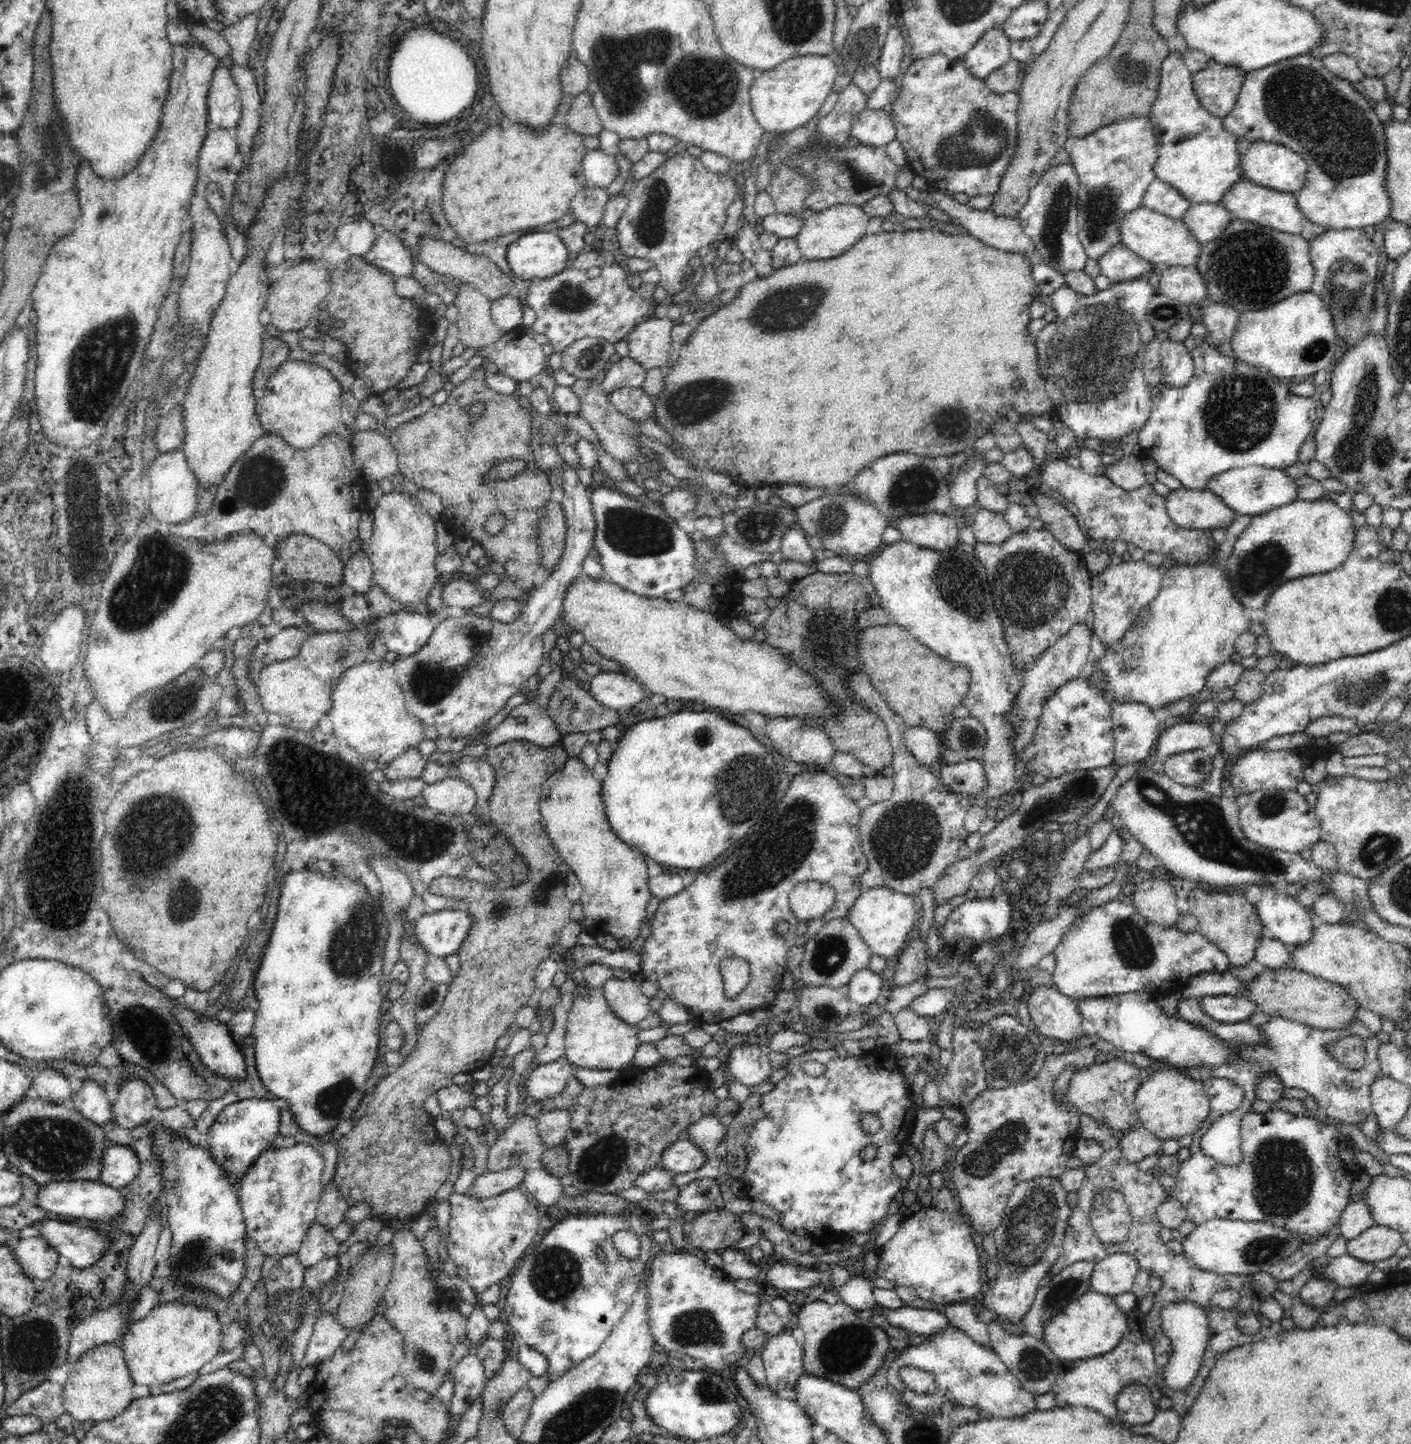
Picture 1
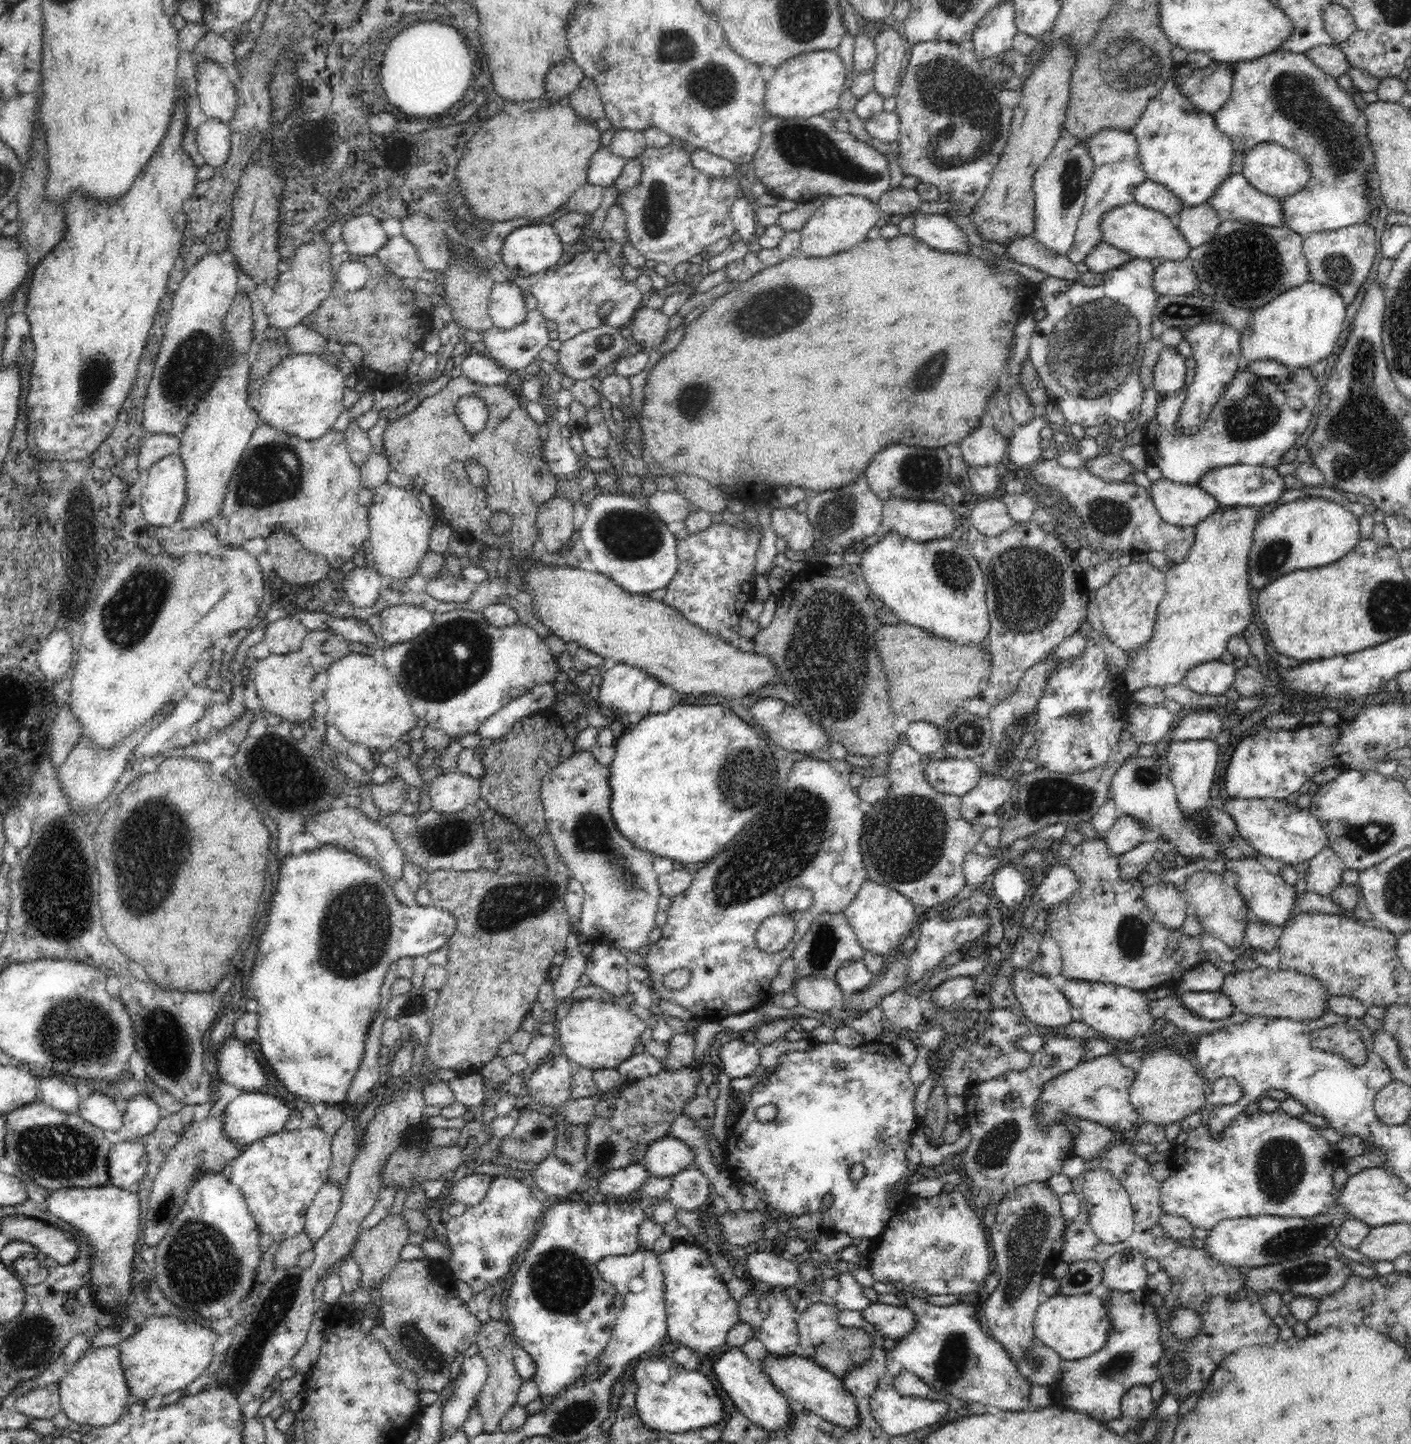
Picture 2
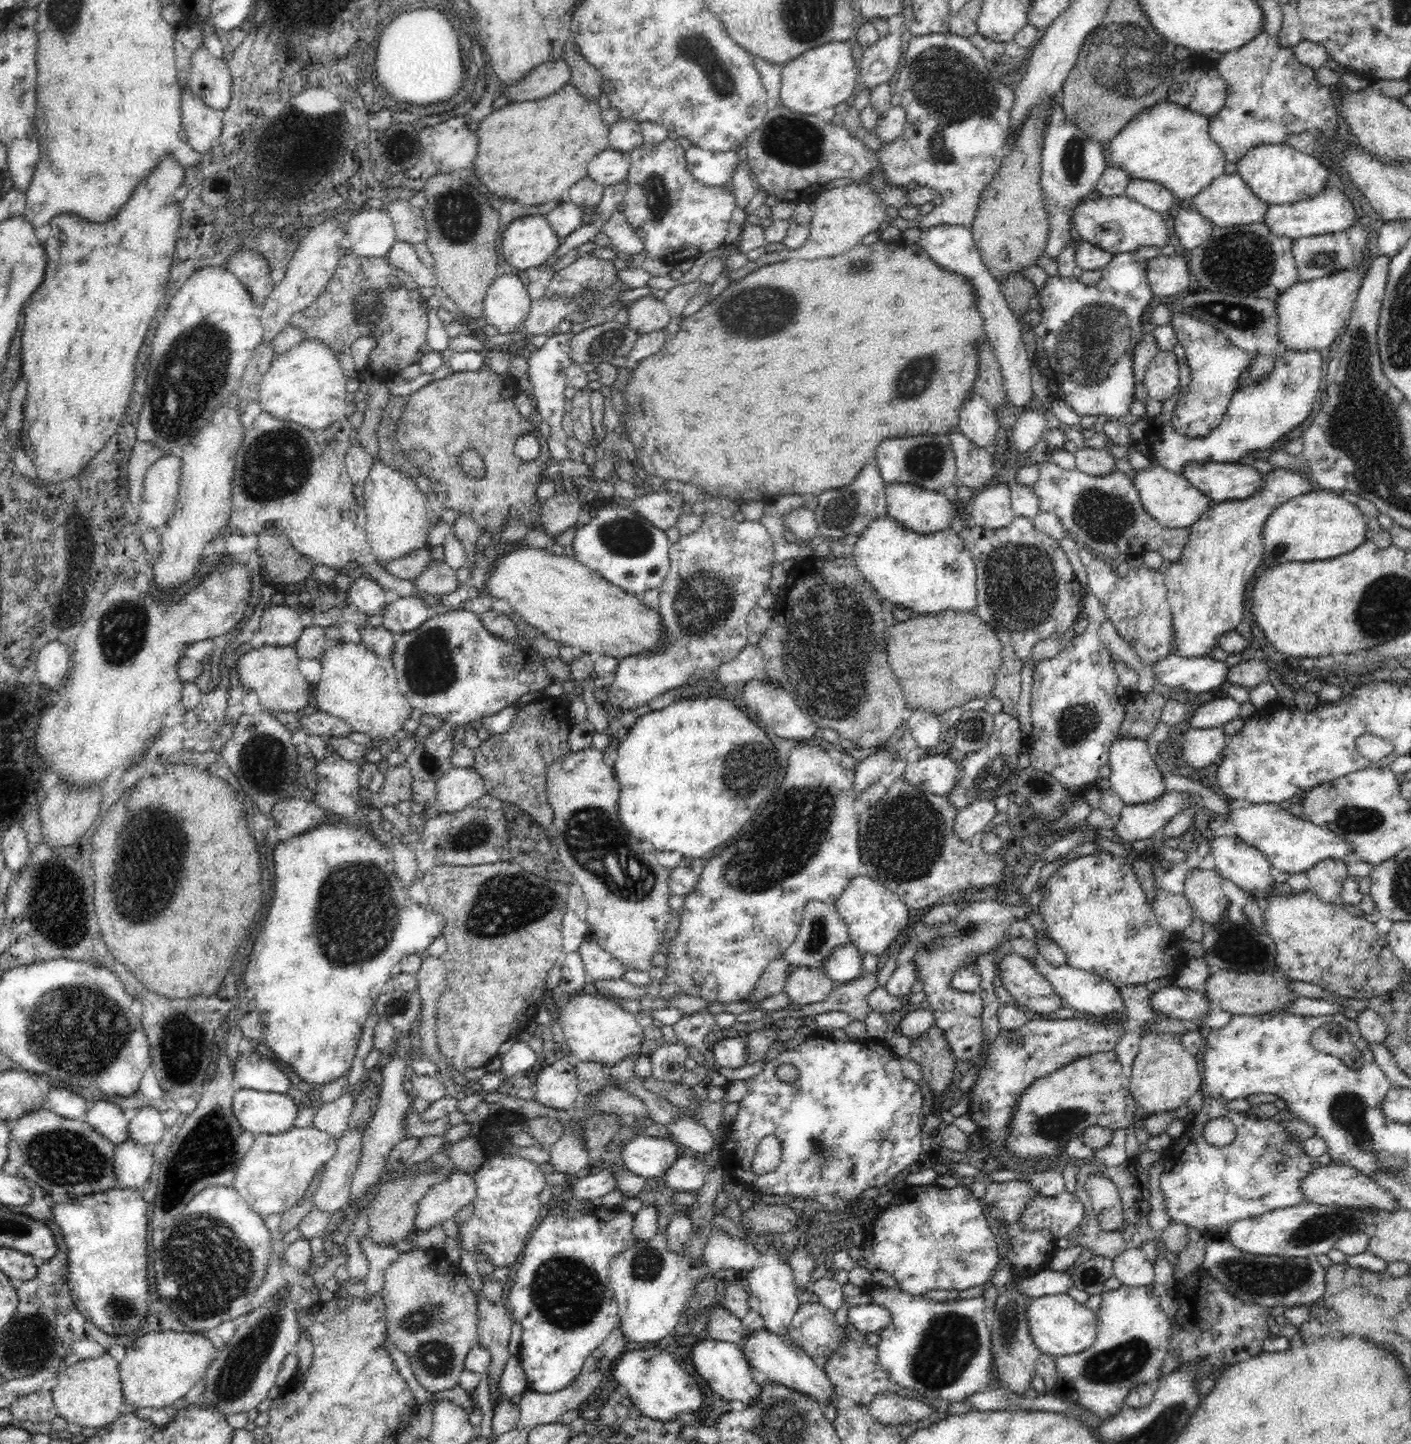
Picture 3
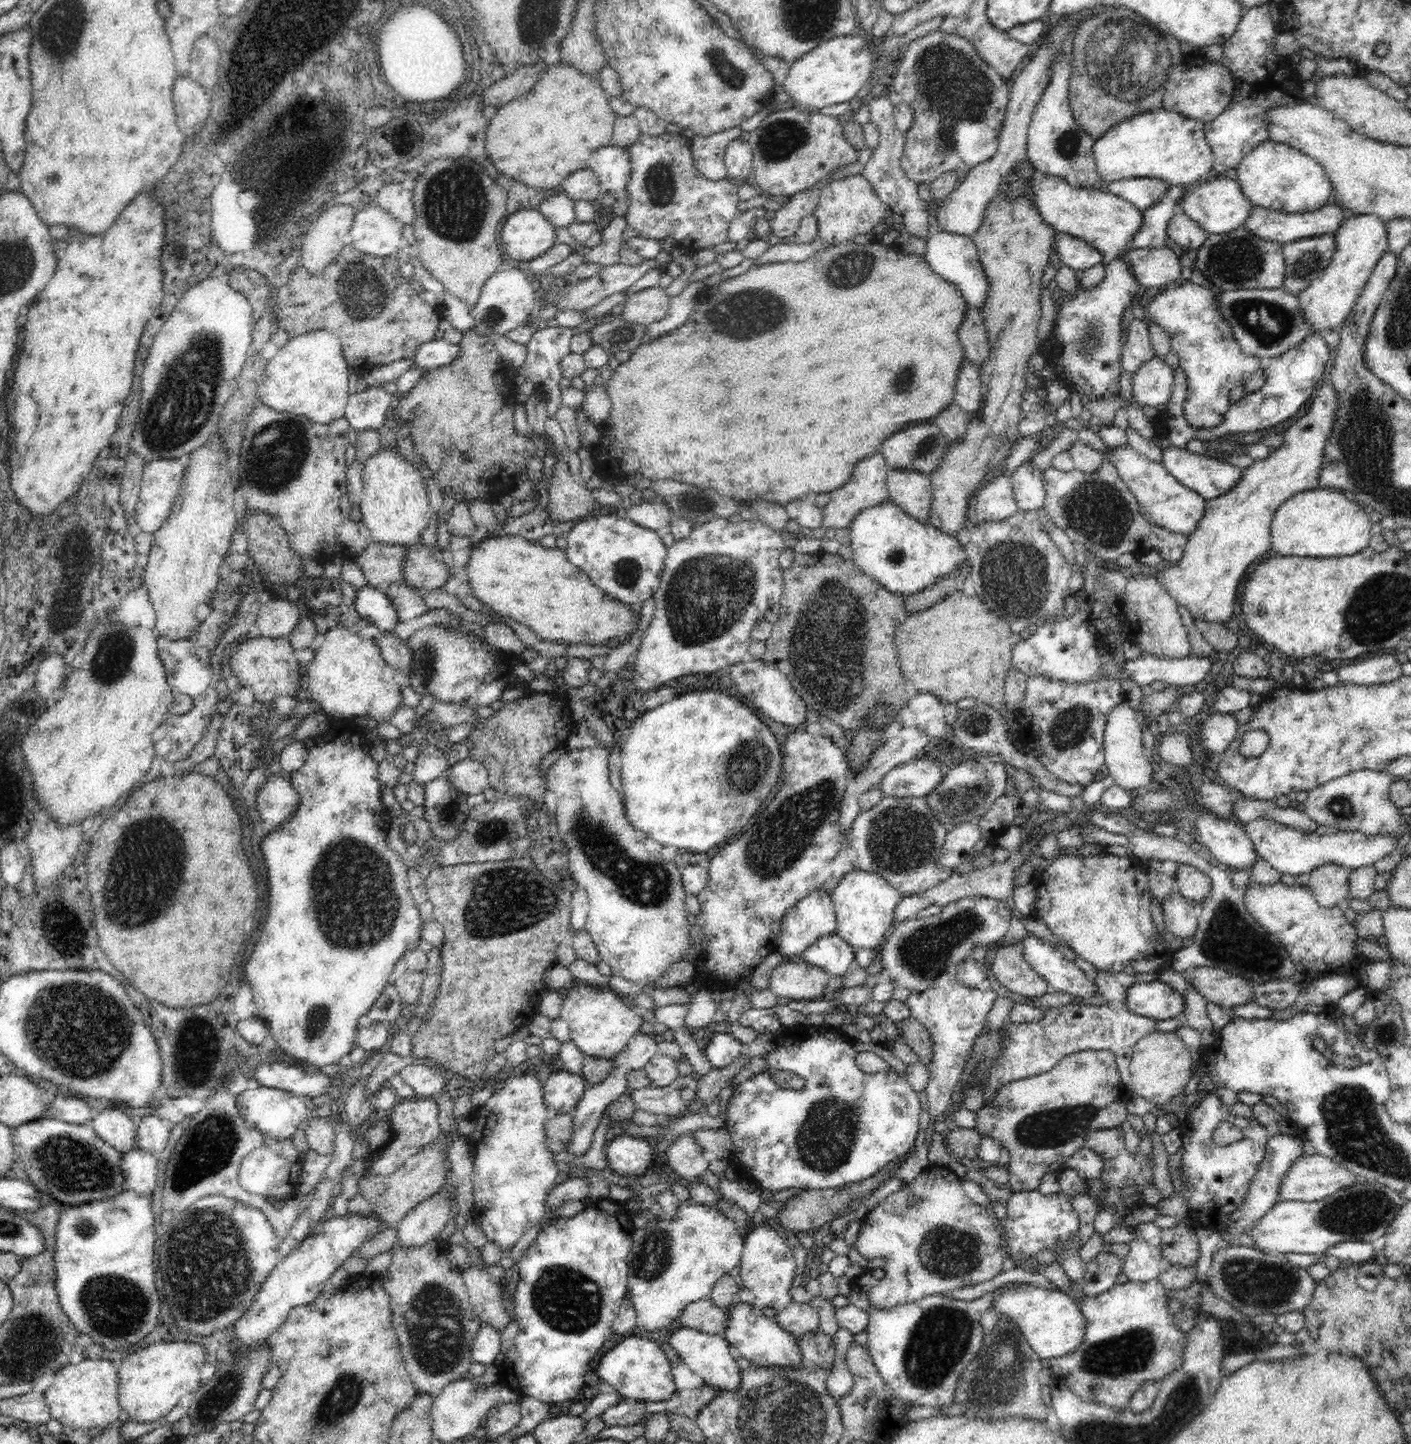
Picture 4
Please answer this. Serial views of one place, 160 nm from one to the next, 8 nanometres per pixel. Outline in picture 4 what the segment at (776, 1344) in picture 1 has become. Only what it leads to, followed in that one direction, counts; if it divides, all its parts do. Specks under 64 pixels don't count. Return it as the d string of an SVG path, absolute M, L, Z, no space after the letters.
M766 1222L752 1227L744 1239L744 1252L740 1260L741 1287L749 1288L755 1296L754 1307L759 1310L764 1307L776 1308L780 1312L792 1303L792 1279L796 1270L796 1262L790 1243Z

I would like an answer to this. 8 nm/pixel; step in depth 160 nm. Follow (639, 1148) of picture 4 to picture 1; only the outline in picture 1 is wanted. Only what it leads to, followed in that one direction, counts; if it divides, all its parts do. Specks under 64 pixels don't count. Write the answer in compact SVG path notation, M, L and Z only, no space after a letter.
M682 1137L669 1144L664 1150L660 1166L675 1174L694 1172L708 1159L706 1156L709 1154L692 1144L690 1139Z

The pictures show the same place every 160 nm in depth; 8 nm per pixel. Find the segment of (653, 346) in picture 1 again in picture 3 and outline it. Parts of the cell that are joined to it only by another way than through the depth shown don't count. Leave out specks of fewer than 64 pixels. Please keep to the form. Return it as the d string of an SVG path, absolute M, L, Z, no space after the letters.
M650 294L635 300L627 313L629 327L639 335L665 329L672 320L663 300Z

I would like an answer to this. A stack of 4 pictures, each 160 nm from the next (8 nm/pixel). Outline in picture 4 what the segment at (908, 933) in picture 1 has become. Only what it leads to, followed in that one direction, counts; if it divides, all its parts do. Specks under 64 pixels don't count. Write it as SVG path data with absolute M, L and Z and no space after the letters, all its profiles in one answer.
M859 868L848 872L832 889L831 899L836 915L837 935L855 949L876 950L886 940L894 927L894 909L903 897L888 881L876 874Z

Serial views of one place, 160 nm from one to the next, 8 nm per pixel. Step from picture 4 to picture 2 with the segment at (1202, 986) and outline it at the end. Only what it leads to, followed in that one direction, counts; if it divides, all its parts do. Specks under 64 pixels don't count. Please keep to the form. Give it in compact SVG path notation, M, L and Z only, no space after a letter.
M1264 966L1256 970L1228 974L1219 991L1230 999L1235 1011L1252 1016L1288 1017L1295 1021L1314 1021L1328 1012L1328 991L1316 978L1292 970L1272 972Z

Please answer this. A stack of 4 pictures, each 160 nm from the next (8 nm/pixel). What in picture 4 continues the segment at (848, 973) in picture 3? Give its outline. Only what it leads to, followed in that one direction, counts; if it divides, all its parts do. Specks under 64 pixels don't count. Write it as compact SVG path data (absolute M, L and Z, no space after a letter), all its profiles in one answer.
M837 933L821 936L800 957L810 965L822 968L831 977L844 977L854 968L855 948Z

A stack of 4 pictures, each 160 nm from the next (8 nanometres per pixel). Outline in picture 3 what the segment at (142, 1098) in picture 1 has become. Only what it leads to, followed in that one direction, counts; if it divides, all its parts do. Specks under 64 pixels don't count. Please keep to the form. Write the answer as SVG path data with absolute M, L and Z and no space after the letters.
M145 1107L139 1109L129 1121L128 1134L134 1142L151 1148L162 1138L164 1128L160 1112Z

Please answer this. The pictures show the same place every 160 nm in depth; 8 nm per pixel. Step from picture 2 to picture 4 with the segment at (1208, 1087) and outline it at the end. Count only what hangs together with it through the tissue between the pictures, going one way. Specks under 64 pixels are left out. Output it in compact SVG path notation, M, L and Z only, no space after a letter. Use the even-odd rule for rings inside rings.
M1212 1093L1200 1100L1200 1104L1187 1115L1181 1125L1184 1148L1181 1164L1188 1176L1186 1179L1188 1184L1184 1182L1181 1192L1189 1202L1188 1218L1191 1218L1197 1226L1222 1232L1231 1212L1234 1212L1246 1198L1249 1186L1266 1154L1271 1129L1253 1119L1235 1116L1230 1106L1224 1105ZM1220 1122L1231 1122L1241 1128L1243 1137L1228 1146L1218 1146L1214 1143L1212 1132Z

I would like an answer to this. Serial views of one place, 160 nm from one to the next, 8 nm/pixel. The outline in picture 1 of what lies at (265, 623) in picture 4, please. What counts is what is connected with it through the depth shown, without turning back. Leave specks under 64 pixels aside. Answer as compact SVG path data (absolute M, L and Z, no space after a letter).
M287 626L272 639L267 639L267 653L263 664L290 660L302 648L309 632L305 628Z

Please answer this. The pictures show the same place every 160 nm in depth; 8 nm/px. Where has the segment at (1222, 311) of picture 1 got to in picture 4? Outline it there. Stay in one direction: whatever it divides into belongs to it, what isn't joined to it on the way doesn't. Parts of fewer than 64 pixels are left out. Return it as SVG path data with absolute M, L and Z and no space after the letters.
M1186 280L1179 286L1172 284L1161 289L1160 293L1150 300L1146 300L1146 306L1143 307L1151 318L1150 322L1168 333L1171 352L1178 355L1178 366L1184 370L1185 376L1187 376L1187 389L1182 411L1184 411L1188 423L1196 429L1198 427L1209 429L1220 424L1226 410L1231 405L1230 399L1228 399L1230 390L1234 386L1243 385L1256 370L1260 370L1260 360L1256 356L1244 353L1240 344L1236 342L1232 327L1228 325L1228 321L1224 319L1220 307L1218 307L1217 294L1218 291L1206 282L1200 282L1200 286L1198 286L1198 284Z

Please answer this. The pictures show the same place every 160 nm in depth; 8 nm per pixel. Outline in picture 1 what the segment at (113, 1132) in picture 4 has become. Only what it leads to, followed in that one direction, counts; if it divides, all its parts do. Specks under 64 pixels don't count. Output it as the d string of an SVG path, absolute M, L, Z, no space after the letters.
M84 1080L72 1095L76 1110L88 1120L99 1125L114 1121L113 1105L108 1101L102 1086L96 1082Z

